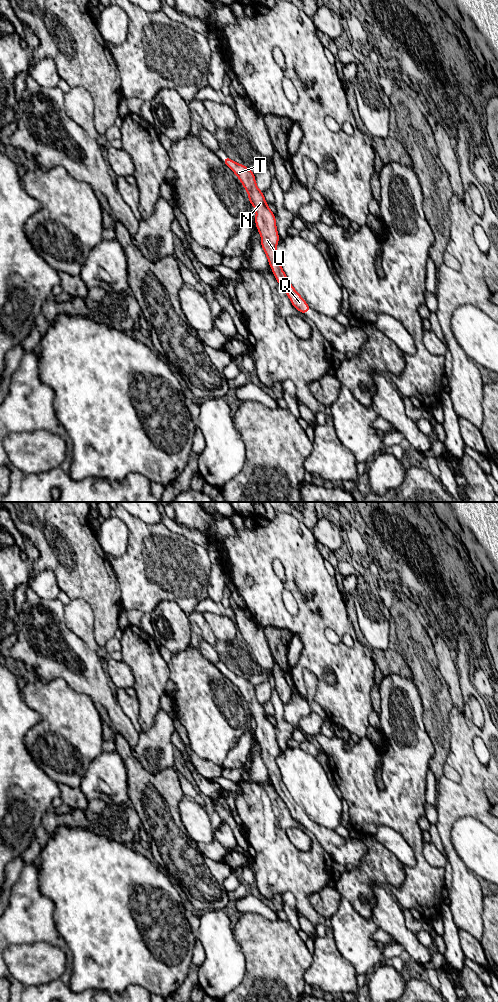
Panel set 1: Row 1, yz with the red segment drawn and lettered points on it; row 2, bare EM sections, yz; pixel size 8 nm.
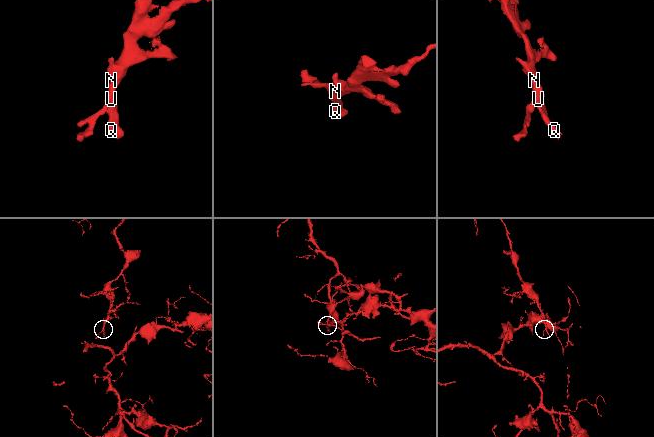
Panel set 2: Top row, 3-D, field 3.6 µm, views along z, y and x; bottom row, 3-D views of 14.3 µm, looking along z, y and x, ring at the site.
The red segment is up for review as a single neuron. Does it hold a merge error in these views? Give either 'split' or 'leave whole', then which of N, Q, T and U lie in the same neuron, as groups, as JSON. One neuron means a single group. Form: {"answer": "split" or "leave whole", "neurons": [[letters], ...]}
{"answer": "leave whole", "neurons": [["N", "Q", "T", "U"]]}

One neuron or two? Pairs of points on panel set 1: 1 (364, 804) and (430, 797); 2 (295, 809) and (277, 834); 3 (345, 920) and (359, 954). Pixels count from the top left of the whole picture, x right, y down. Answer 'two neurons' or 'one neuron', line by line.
1: two neurons
2: two neurons
3: one neuron

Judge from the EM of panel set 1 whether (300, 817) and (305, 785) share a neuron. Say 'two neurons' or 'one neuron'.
two neurons

